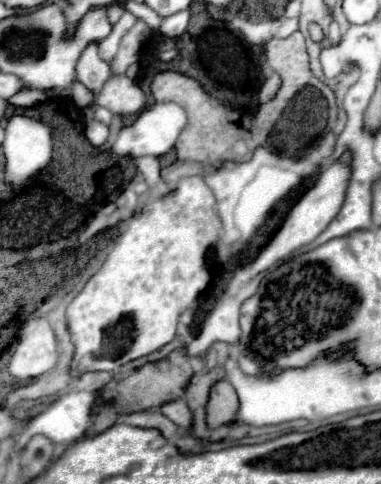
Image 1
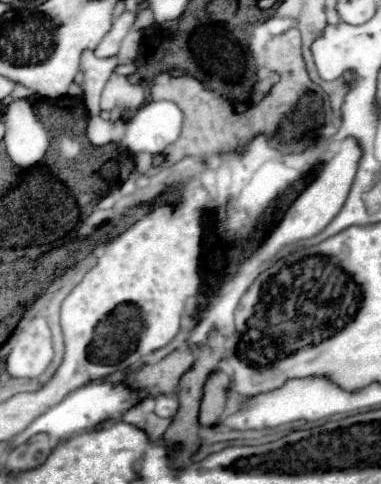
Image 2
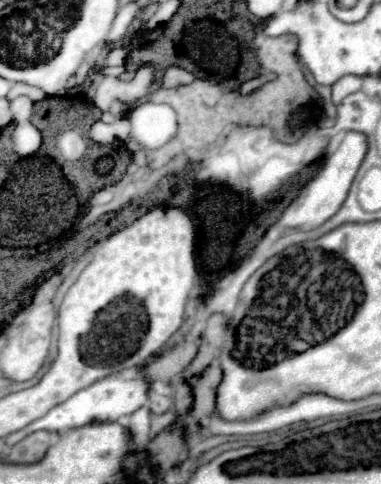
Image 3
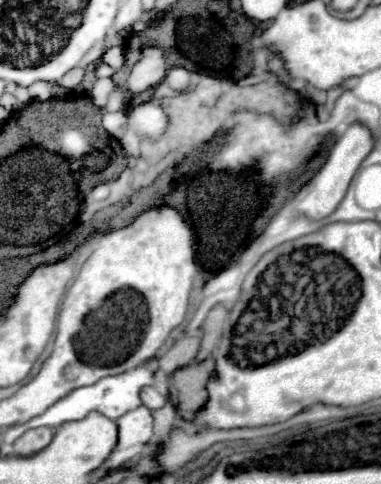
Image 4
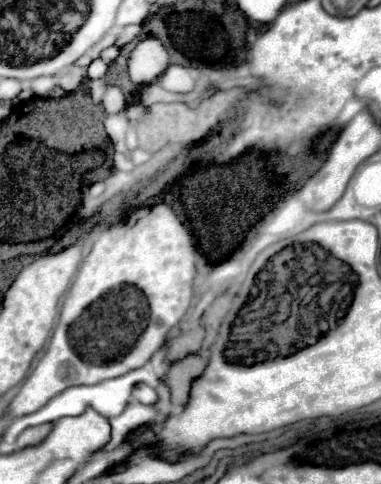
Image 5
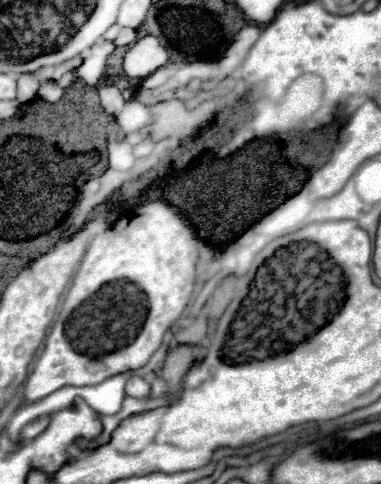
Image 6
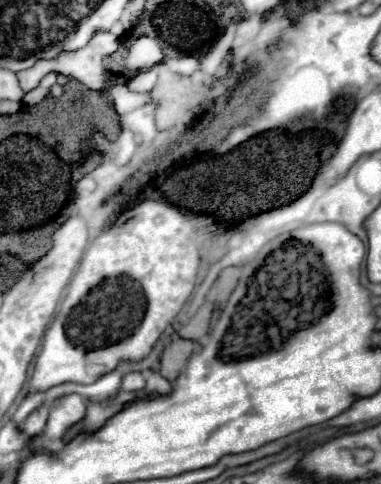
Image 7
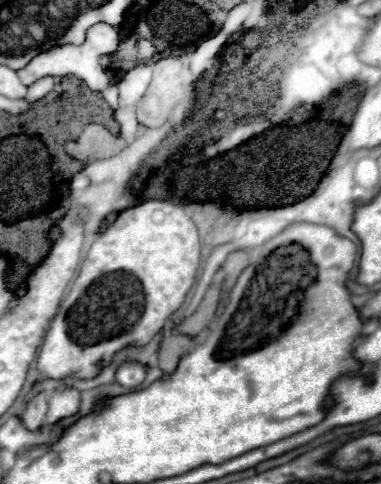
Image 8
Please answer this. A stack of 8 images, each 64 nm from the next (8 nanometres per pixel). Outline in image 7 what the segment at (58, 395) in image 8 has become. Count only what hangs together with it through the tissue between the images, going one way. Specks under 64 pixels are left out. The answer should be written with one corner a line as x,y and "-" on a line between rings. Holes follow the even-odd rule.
68,394
54,402
54,408
50,410
48,422
46,422
46,438
42,440
42,446
46,448
48,442
60,440
68,426
78,422
84,416
84,398
80,394

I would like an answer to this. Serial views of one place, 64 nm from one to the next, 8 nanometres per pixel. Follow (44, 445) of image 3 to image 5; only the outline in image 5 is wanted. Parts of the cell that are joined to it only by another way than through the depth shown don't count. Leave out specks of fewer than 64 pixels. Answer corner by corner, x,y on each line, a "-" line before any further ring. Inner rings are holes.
40,424
40,426
26,428
26,430
18,436
18,440
16,440
16,450
26,448
26,446
34,446
34,444
40,444
40,442
48,436
50,428
52,428
50,424

